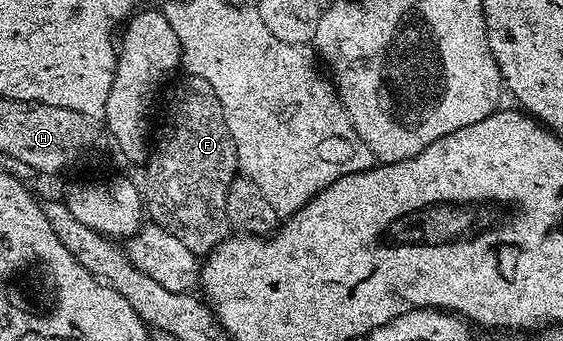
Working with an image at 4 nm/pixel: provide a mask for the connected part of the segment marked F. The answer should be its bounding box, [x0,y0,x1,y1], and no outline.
[142,74,239,257]

